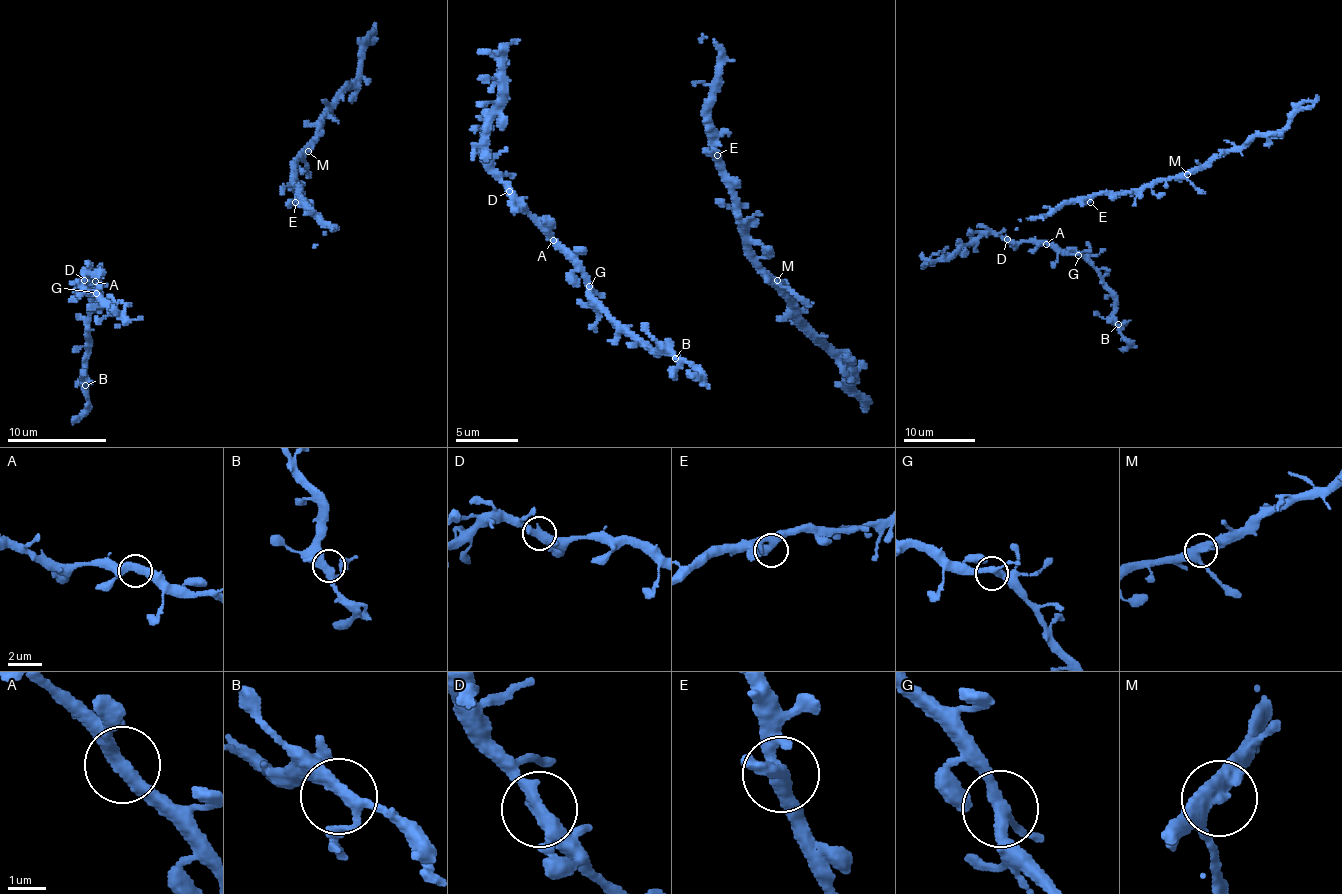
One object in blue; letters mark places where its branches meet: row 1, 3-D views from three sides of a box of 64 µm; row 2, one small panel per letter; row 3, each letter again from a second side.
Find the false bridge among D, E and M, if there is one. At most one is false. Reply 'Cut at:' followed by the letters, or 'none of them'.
Cut at: none of them

